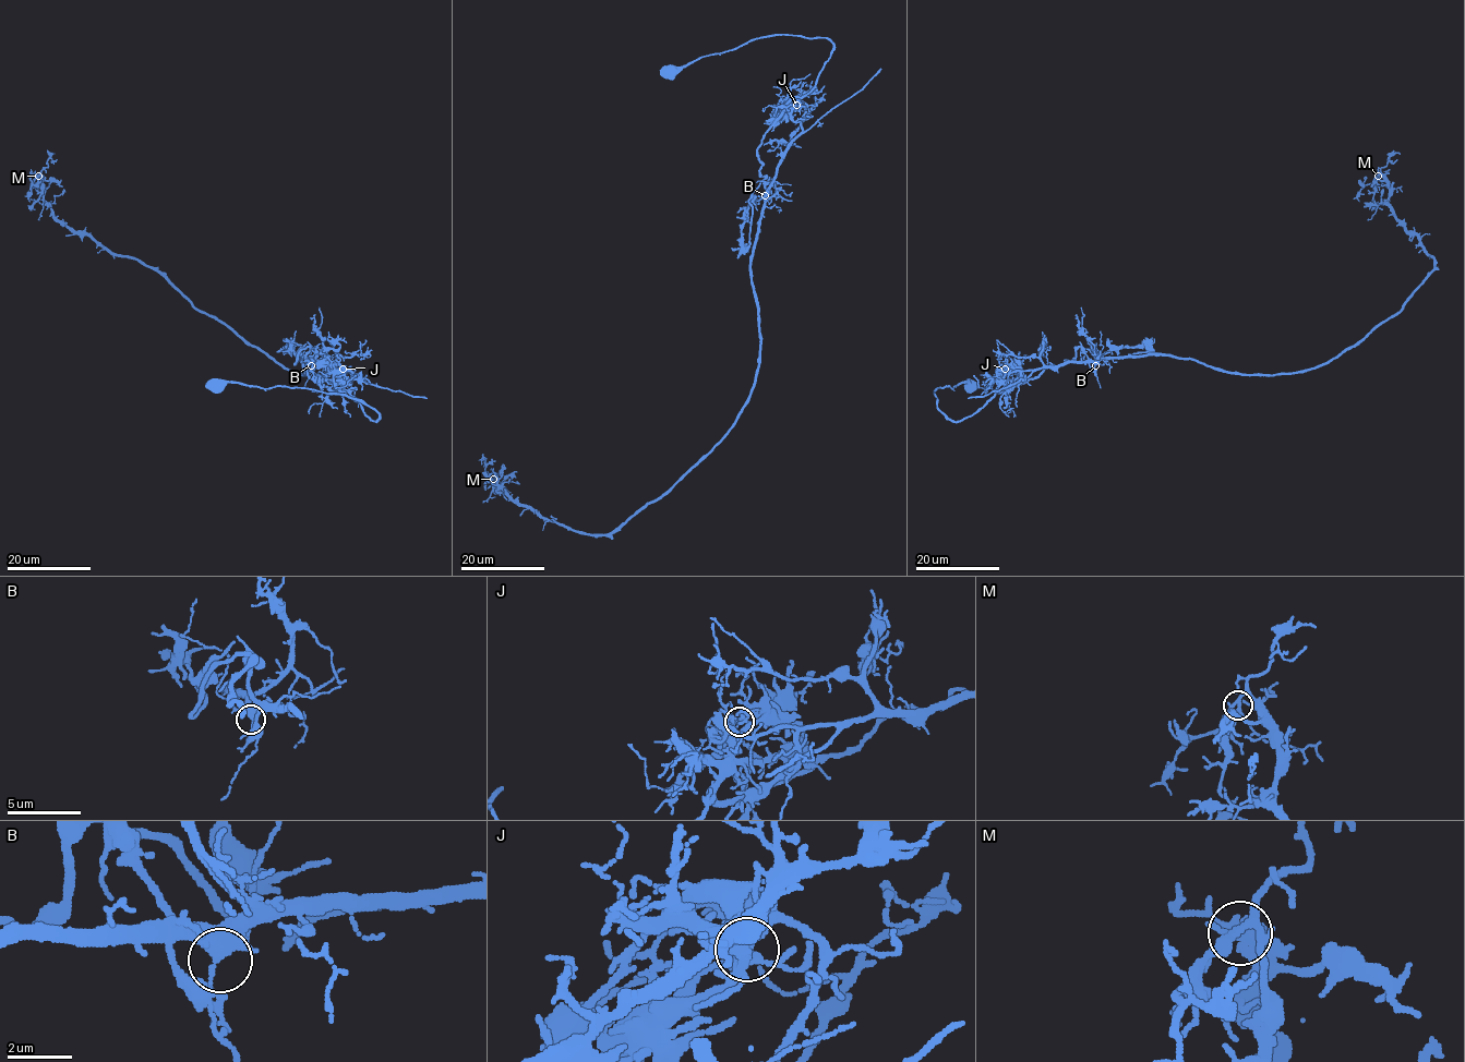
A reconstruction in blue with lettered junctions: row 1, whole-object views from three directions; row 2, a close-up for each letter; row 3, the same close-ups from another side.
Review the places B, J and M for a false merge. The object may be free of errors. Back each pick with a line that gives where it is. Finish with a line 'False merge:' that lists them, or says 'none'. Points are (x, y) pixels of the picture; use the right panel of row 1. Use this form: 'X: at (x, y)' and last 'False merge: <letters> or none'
J: at (1005, 369)
False merge: J

